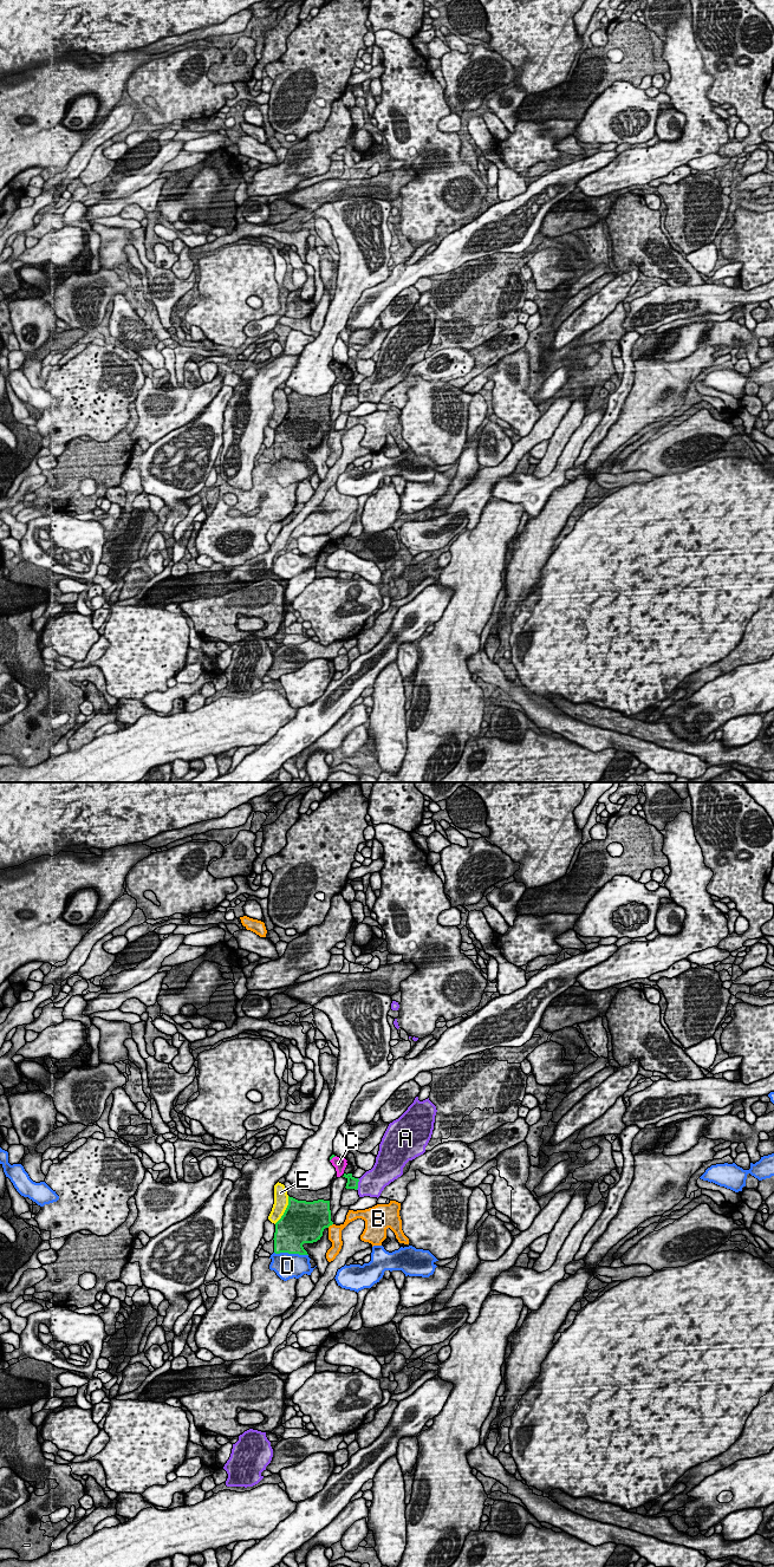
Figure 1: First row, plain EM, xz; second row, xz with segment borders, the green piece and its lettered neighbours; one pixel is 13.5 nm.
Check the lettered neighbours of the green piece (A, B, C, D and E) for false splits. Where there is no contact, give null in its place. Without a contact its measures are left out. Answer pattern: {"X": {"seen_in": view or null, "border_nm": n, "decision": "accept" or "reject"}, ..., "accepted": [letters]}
{"A": {"seen_in": "xz", "border_nm": 160, "decision": "reject"}, "B": {"seen_in": "xz", "border_nm": 100, "decision": "reject"}, "C": {"seen_in": "xz", "border_nm": 120, "decision": "accept"}, "D": {"seen_in": "xz", "border_nm": 460, "decision": "reject"}, "E": {"seen_in": "xz", "border_nm": 440, "decision": "reject"}, "accepted": ["C"]}

